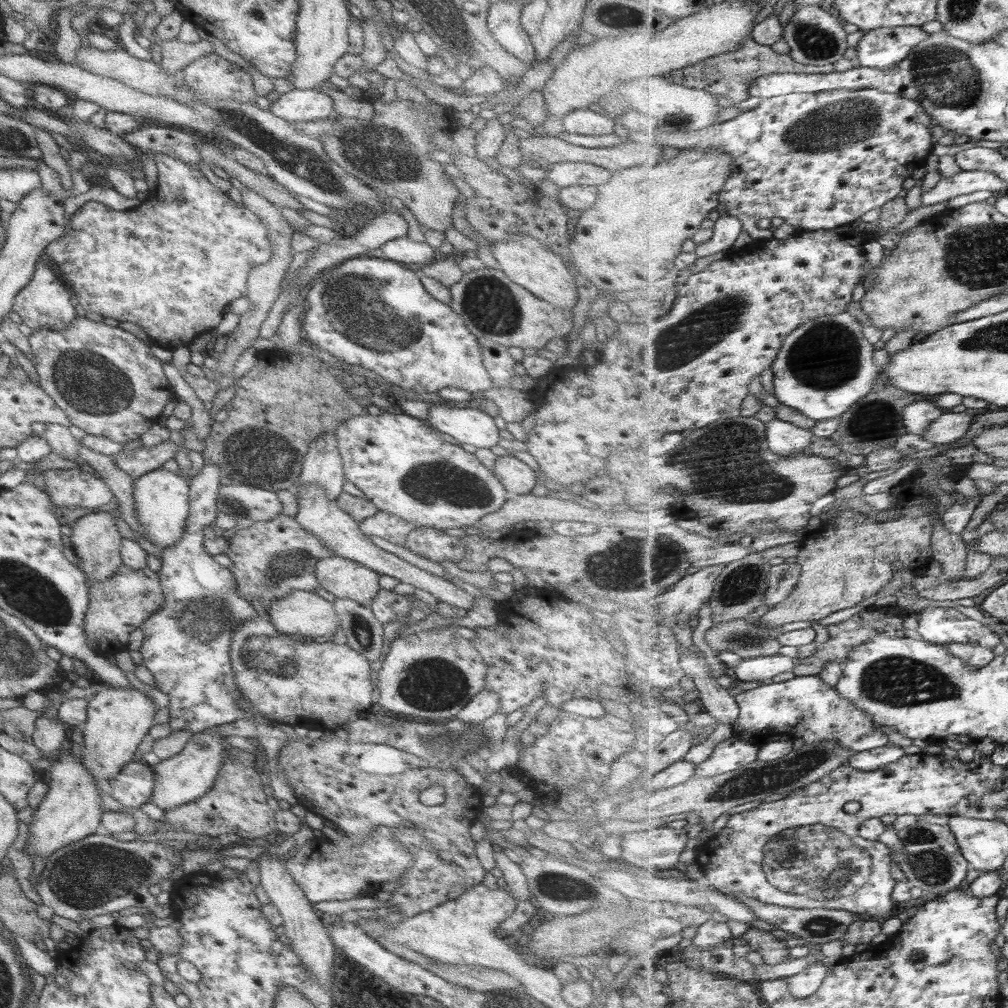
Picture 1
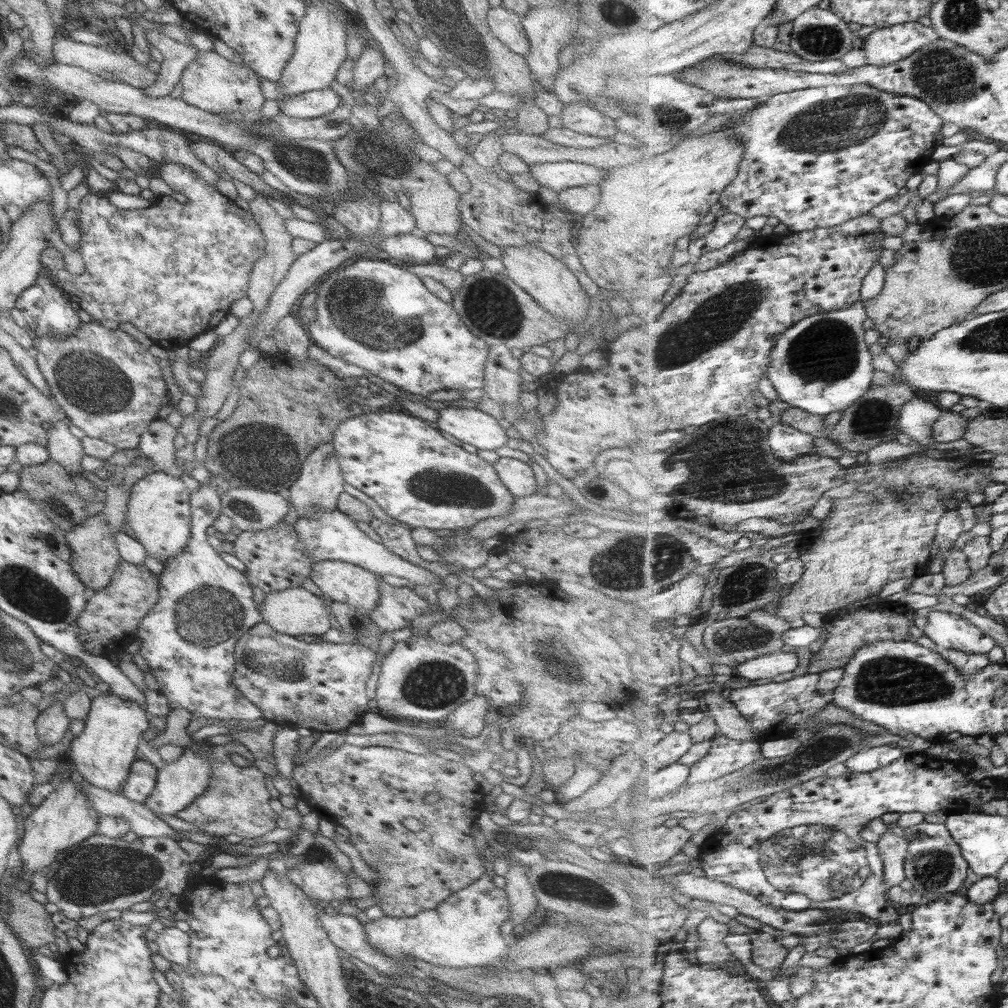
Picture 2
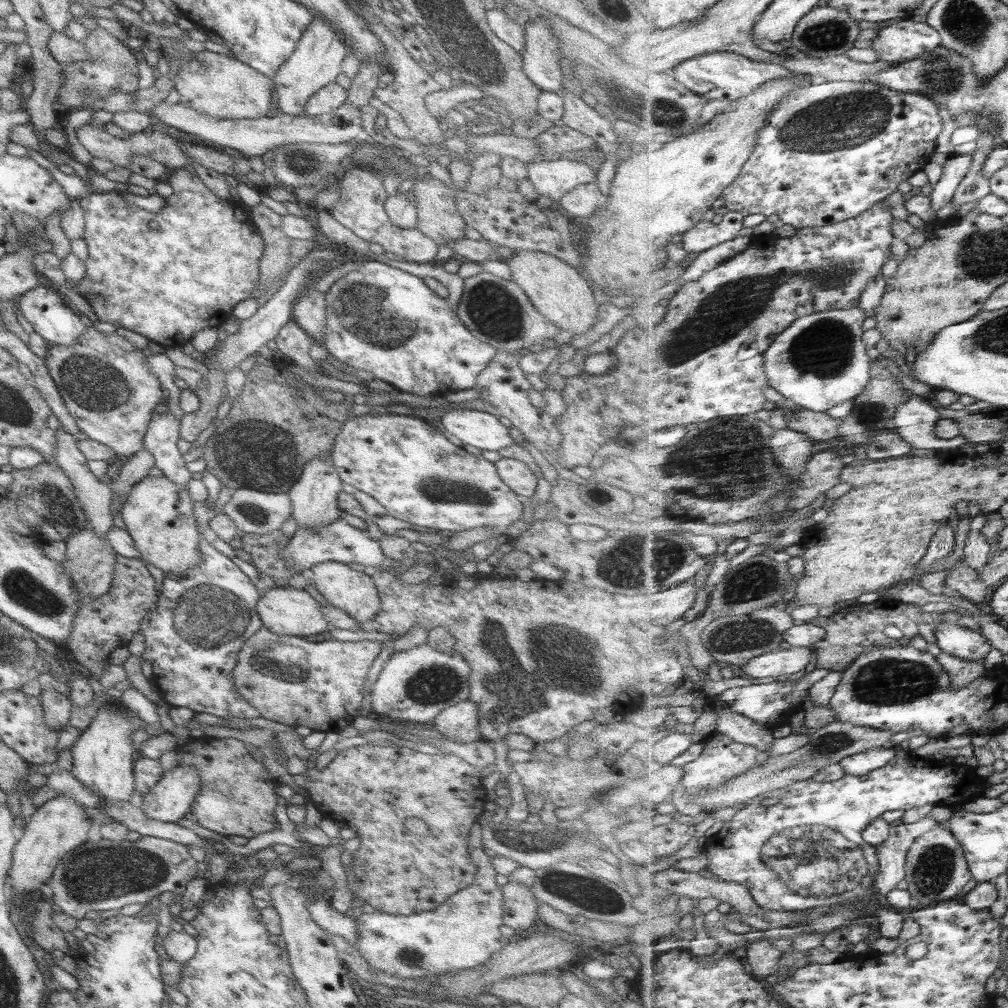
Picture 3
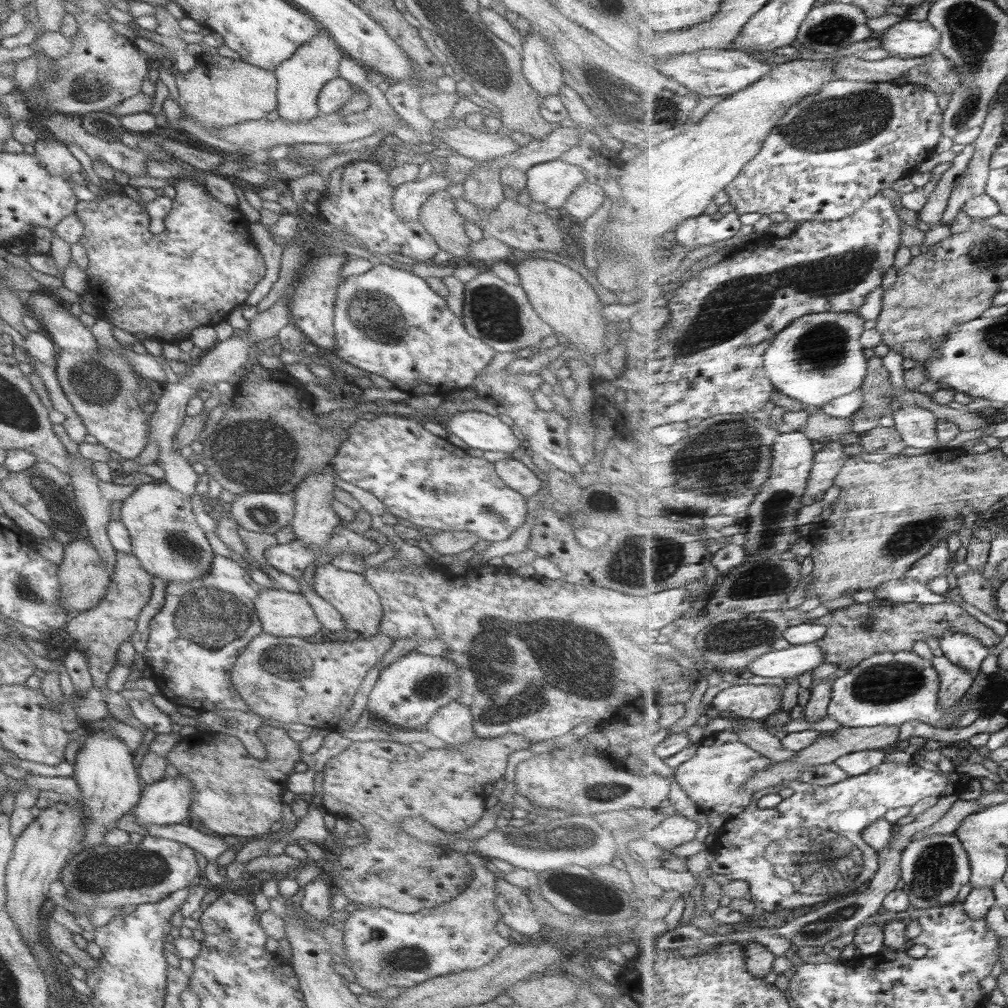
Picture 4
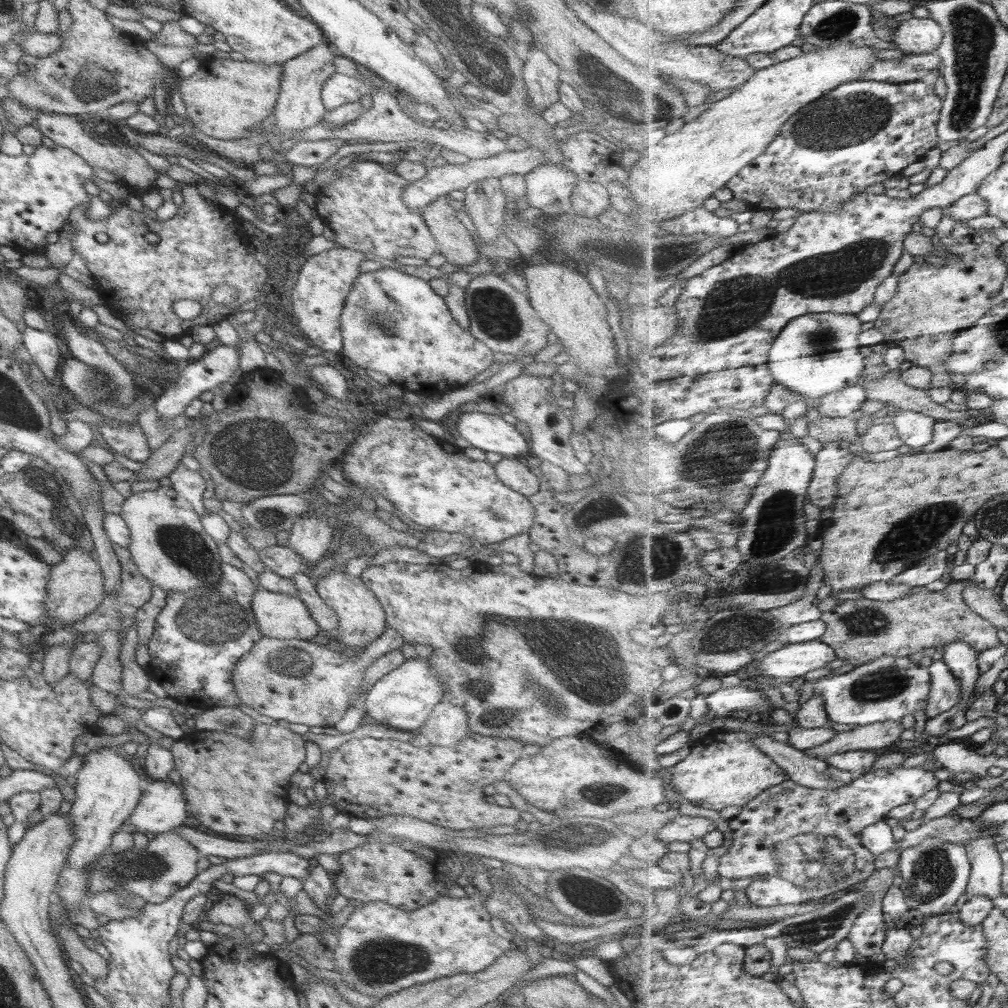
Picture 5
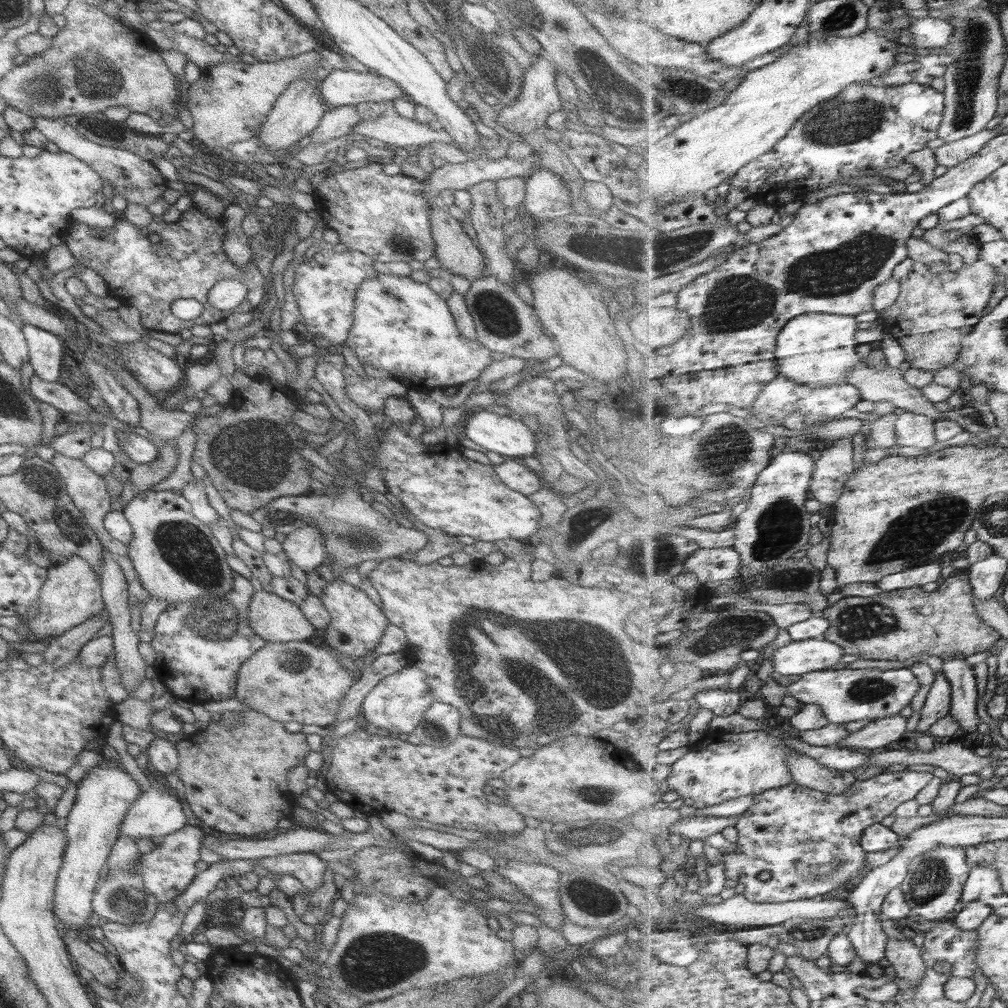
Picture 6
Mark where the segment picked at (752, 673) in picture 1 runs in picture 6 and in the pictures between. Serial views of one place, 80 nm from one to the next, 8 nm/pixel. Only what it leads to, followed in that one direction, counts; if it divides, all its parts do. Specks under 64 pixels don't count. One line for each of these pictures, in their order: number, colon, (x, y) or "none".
2: (772, 664)
3: (788, 661)
4: (788, 663)
5: (794, 659)
6: (800, 658)

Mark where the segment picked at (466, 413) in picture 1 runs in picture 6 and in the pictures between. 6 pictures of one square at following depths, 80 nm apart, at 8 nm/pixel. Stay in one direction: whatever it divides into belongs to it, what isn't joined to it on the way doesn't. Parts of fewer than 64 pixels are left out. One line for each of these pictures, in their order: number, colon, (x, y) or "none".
2: (472, 427)
3: (481, 430)
4: (478, 430)
5: (487, 432)
6: (511, 439)

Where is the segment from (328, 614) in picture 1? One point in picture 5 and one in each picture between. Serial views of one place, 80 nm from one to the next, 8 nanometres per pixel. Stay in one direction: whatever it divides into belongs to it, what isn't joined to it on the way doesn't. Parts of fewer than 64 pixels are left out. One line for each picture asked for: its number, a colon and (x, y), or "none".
2: (293, 611)
3: (287, 611)
4: (283, 614)
5: (276, 615)

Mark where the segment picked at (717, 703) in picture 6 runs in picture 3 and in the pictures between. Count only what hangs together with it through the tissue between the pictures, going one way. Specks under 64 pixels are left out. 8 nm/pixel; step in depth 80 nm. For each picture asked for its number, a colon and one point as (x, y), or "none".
3: (772, 703)
4: (758, 702)
5: (745, 697)

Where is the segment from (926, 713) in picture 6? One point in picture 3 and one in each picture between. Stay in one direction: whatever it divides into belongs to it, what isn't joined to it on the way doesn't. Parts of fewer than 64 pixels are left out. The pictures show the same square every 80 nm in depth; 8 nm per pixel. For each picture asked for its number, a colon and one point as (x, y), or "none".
3: (962, 672)
4: (954, 680)
5: (945, 693)

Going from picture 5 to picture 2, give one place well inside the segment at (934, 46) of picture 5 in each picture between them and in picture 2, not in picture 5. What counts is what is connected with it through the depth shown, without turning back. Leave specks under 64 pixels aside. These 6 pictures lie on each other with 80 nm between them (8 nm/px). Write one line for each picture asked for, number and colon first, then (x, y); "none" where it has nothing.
2: (885, 46)
3: (906, 40)
4: (907, 39)

